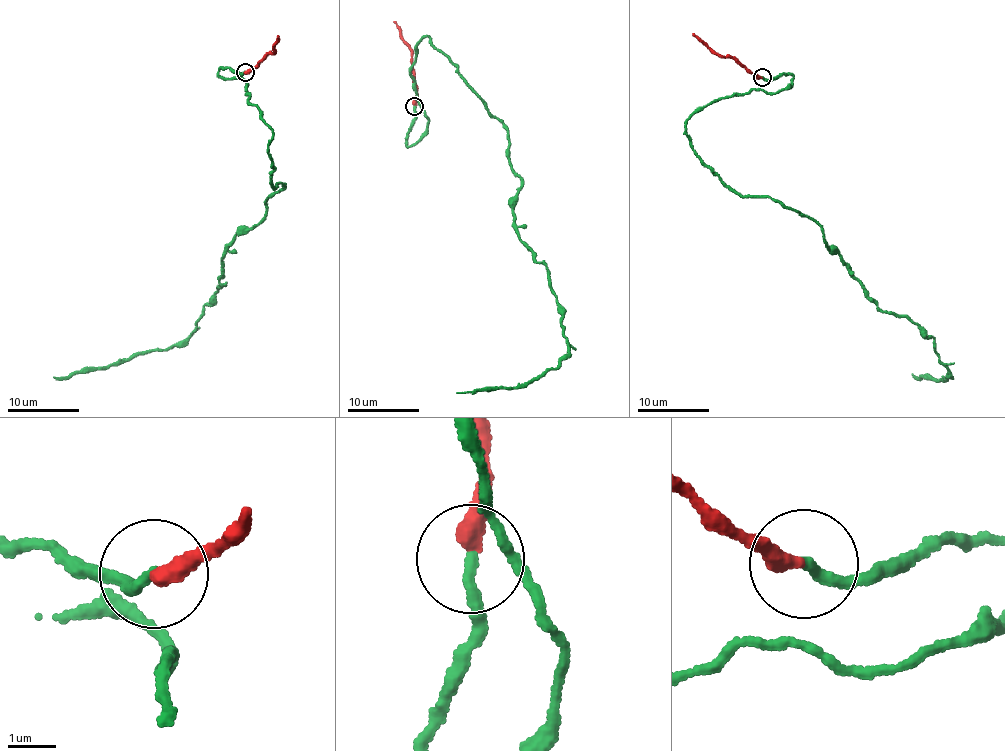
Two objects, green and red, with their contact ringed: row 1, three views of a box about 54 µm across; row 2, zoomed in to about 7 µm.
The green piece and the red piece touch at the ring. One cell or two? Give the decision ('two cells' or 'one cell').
one cell

